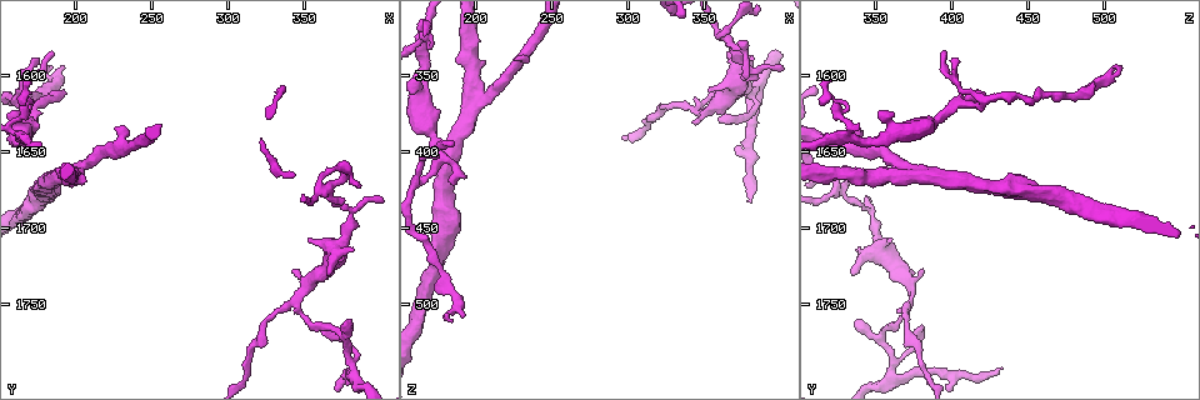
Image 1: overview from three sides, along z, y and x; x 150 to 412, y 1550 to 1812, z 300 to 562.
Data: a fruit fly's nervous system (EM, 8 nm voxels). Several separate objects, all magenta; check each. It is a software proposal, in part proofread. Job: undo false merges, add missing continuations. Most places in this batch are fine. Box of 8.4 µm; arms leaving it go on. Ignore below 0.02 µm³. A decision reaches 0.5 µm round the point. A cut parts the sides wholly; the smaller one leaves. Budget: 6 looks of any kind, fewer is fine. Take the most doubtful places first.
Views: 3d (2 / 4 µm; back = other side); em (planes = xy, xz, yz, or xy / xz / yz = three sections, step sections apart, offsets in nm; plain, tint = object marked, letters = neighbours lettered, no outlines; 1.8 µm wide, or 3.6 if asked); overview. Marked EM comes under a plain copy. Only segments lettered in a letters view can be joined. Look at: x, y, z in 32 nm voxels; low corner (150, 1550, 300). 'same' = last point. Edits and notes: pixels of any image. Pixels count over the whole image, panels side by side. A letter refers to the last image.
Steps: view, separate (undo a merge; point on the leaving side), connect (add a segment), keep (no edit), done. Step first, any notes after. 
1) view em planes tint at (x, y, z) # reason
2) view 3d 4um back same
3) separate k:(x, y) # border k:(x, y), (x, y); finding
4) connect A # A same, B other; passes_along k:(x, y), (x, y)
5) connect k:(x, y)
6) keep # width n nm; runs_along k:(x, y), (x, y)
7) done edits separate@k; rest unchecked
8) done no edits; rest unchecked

view em yz step 16 tint at (180, 1594, 508) # an open end

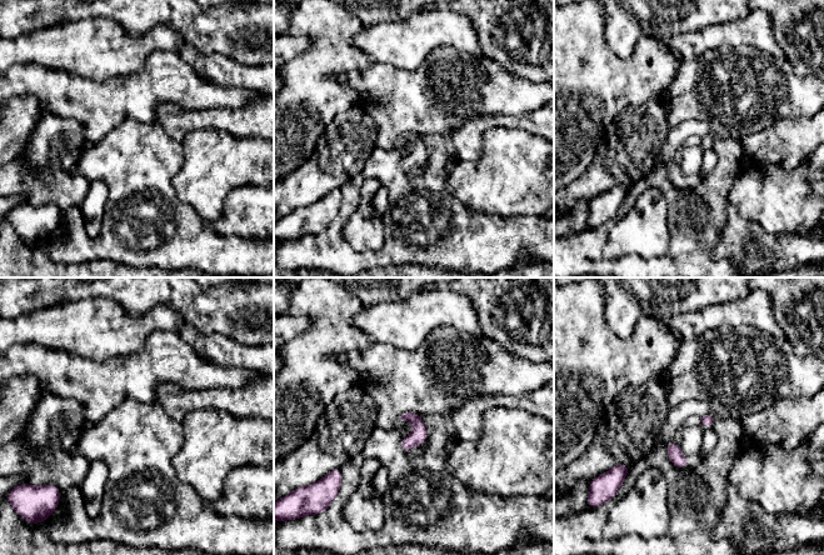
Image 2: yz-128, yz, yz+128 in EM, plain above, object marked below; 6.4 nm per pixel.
view em yz step 16 letters same

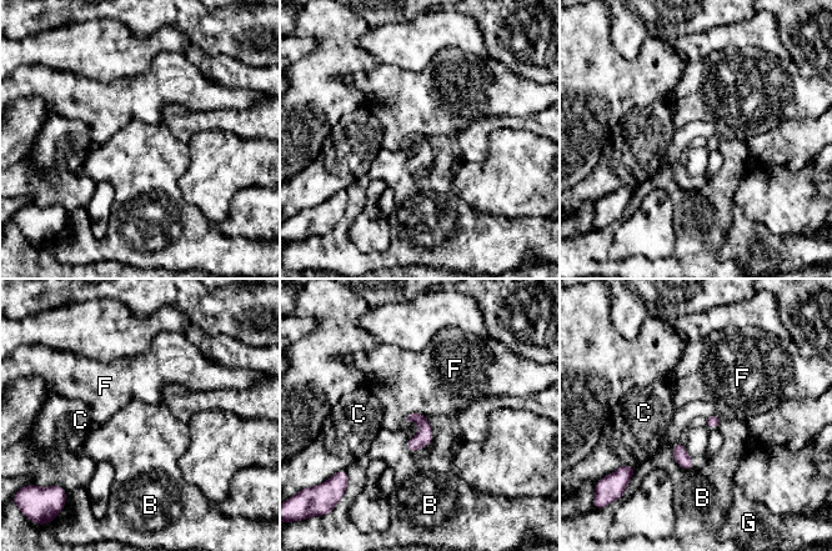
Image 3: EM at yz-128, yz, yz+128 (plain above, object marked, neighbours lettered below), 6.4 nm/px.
keep # B other, C other, F other, G other; none of them fits

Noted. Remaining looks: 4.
view em xy step 4 letters at (378, 1792, 432)

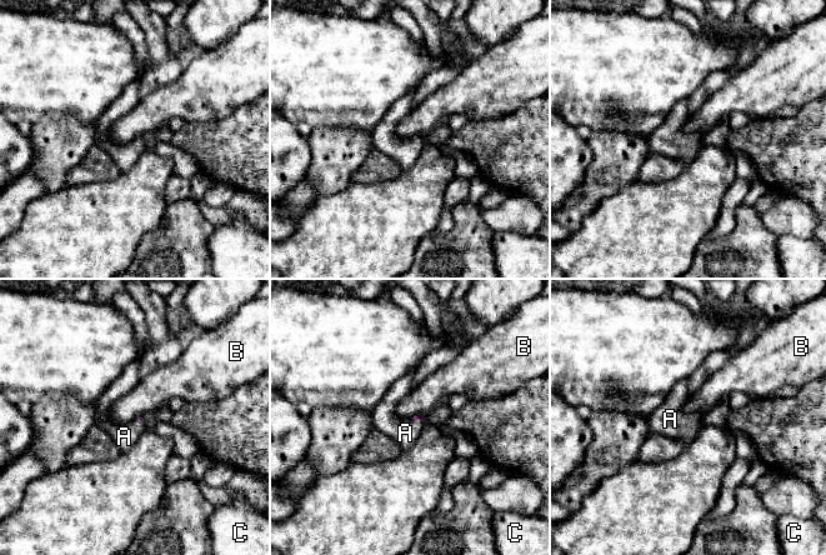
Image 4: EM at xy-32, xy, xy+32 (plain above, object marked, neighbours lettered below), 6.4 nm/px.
view em planes letters same # cut it another way

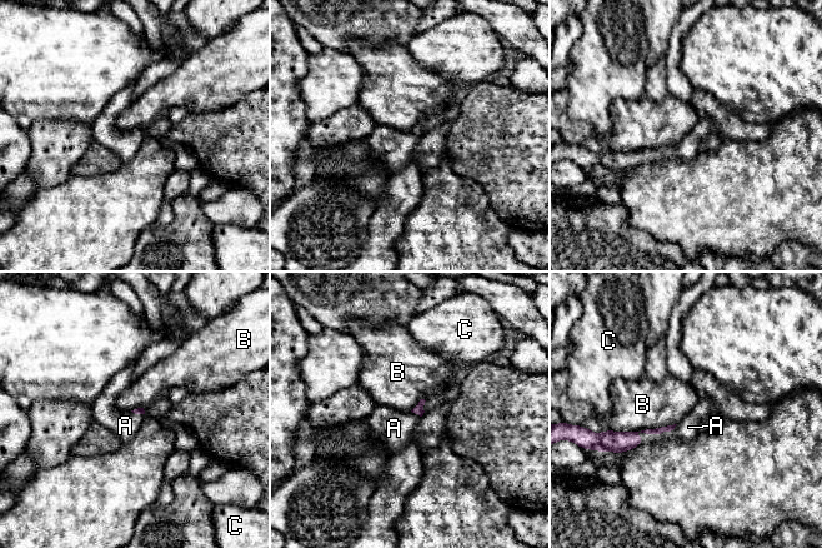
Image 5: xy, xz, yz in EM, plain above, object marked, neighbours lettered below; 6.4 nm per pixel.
connect A # longest_contact B 460 nm; A same, B other, C other; passes_along 5:(620, 442), (657, 433), (688, 427); it goes on there

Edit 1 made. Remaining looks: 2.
view 3d 4um at (382, 1798, 362) # sharp bend

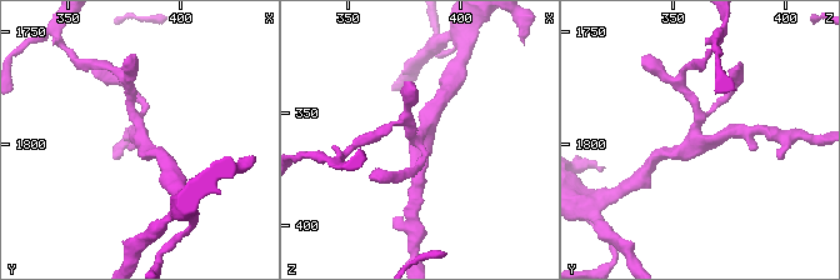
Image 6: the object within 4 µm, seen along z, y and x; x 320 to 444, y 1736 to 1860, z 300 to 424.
view em yz step 8 letters at (381, 1798, 363) # now the EM

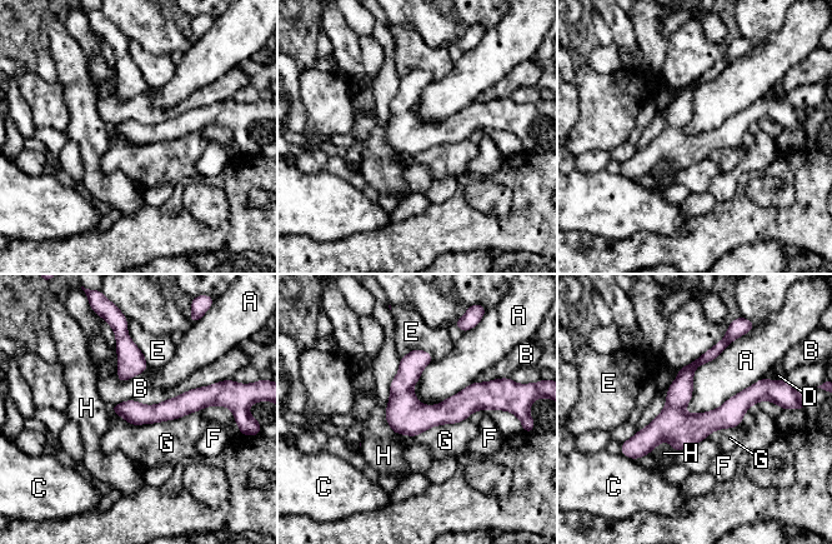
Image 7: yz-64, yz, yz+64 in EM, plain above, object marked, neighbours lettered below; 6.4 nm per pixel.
keep # A other, B other, C other, D other, E other, F other, G other, H other; border 7:(738, 338), (695, 370), (686, 414); continuous, no second neuron

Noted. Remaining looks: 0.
done edits connect@5; rest unchecked

